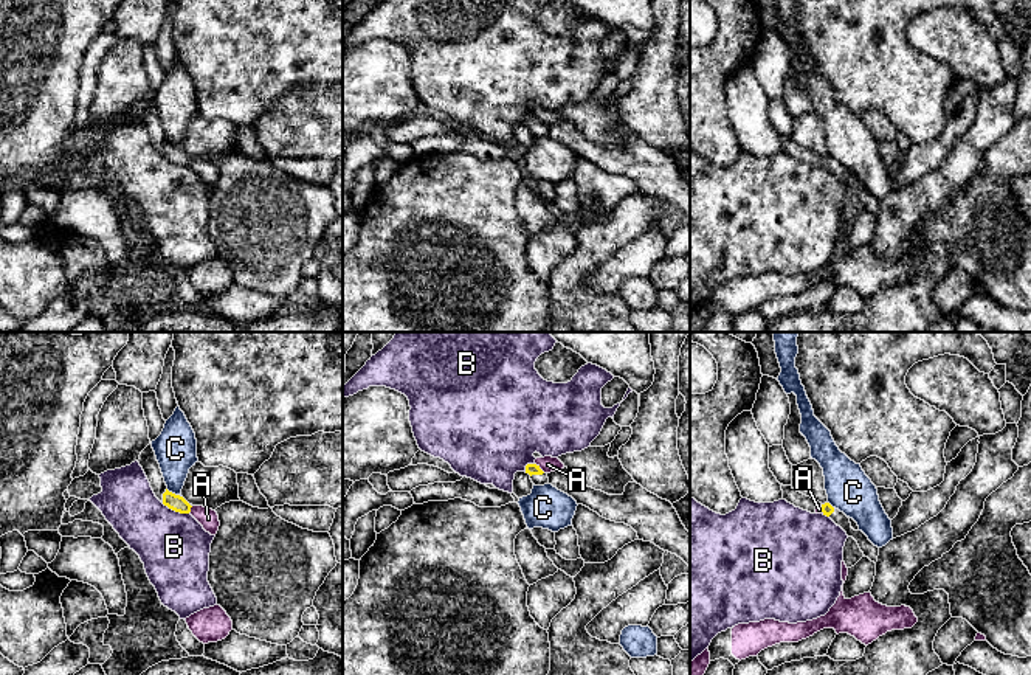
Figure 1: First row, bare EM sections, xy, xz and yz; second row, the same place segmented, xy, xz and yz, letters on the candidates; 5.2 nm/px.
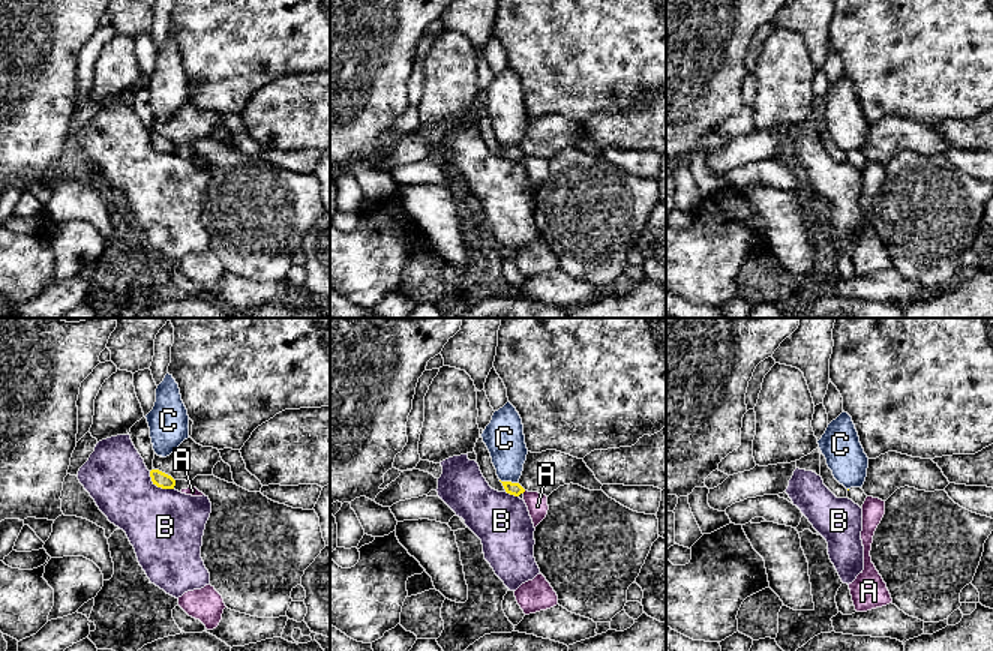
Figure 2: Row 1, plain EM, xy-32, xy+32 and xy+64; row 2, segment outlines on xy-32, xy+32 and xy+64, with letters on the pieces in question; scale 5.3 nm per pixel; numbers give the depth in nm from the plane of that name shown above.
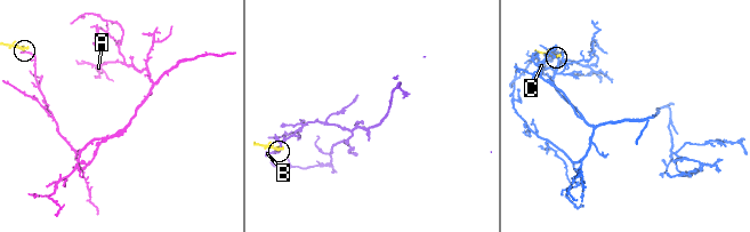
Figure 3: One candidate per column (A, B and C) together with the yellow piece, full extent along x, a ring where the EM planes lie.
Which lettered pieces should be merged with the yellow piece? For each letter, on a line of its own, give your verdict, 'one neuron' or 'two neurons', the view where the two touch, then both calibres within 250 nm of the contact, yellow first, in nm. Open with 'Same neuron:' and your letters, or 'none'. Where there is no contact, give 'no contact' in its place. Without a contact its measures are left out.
Same neuron: none
A: two neurons | xz | 60/90 nm
B: two neurons | xy | 90/360 nm
C: two neurons | xy | 90/220 nm

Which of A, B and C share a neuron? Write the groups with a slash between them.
A / B / C

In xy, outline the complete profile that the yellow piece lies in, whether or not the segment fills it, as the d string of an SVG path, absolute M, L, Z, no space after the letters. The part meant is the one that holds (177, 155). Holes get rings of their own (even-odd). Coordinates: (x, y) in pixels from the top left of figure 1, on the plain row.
M167 141L163 146L163 157L180 166L189 166L192 160L183 149L175 147Z

